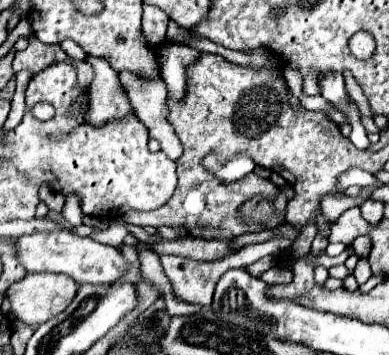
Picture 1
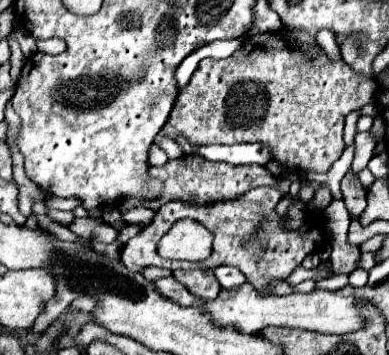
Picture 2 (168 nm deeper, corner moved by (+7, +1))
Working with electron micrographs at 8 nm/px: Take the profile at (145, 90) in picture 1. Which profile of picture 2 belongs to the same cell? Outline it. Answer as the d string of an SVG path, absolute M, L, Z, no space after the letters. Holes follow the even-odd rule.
M157 138L157 144L159 144L159 148L163 148L167 152L169 158L181 158L183 156L183 150L171 138Z

